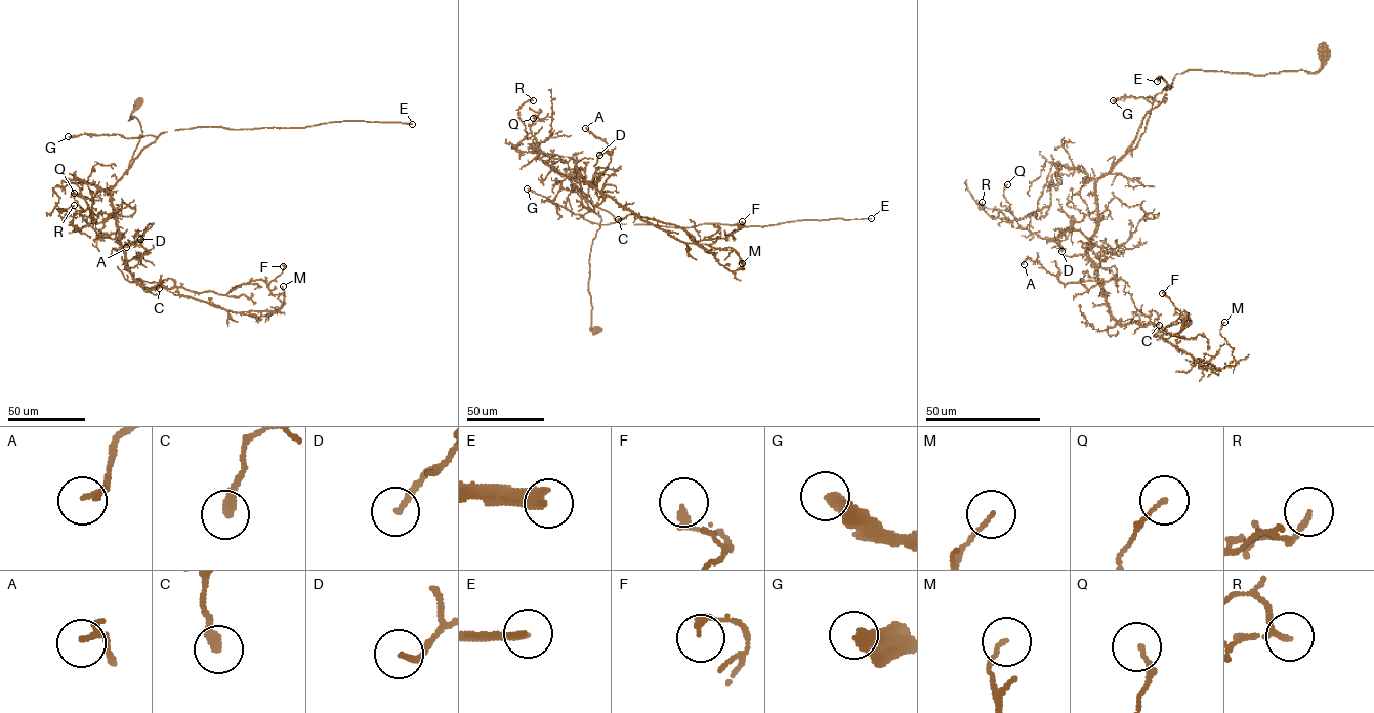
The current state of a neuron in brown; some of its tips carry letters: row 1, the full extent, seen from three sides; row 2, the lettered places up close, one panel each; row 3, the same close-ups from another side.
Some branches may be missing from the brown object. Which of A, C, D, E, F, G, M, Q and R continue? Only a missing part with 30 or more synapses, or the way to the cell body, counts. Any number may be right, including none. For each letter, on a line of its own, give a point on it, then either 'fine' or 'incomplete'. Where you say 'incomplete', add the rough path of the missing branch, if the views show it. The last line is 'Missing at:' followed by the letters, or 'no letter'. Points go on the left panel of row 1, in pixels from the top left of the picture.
A: (126, 247) | fine
C: (159, 288) | fine
D: (140, 239) | fine
E: (412, 124) | incomplete
F: (283, 266) | fine
G: (68, 136) | fine
M: (283, 286) | fine
Q: (74, 193) | fine
R: (74, 205) | fine
Missing at: E

